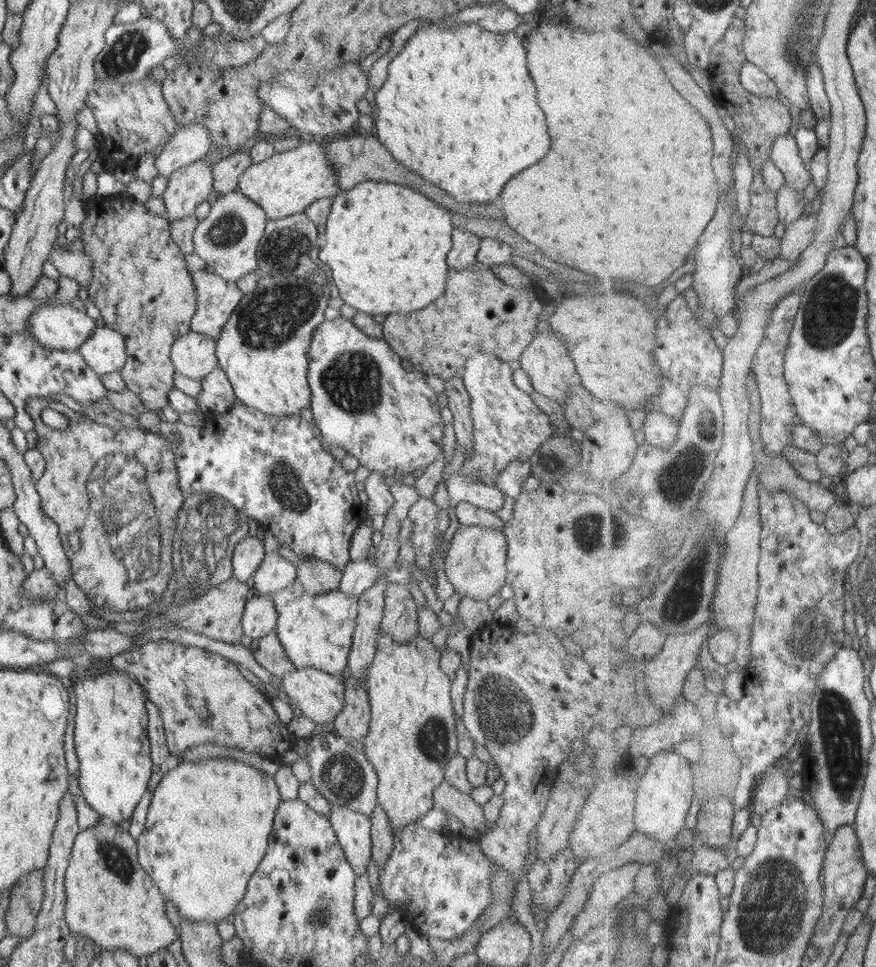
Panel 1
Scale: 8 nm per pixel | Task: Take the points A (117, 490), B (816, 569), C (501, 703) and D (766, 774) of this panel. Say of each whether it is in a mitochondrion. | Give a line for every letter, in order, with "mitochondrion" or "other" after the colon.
A: mitochondrion
B: other
C: mitochondrion
D: other

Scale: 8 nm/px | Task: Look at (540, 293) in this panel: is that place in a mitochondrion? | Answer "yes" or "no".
no

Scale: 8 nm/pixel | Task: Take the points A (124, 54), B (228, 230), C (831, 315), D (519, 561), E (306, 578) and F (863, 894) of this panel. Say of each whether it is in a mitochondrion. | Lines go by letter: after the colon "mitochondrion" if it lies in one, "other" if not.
A: mitochondrion
B: mitochondrion
C: mitochondrion
D: other
E: other
F: other

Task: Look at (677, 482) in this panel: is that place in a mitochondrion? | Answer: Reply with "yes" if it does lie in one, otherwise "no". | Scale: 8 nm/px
yes

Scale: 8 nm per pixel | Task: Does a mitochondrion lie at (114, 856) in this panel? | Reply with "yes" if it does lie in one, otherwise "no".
yes

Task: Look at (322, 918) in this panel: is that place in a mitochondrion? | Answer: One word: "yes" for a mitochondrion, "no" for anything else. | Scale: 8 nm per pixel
yes

